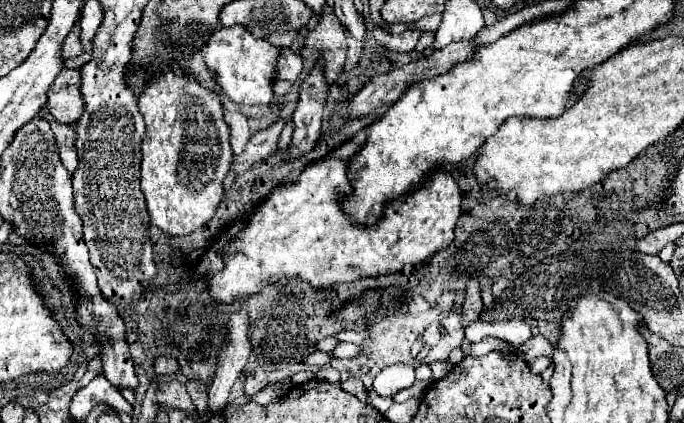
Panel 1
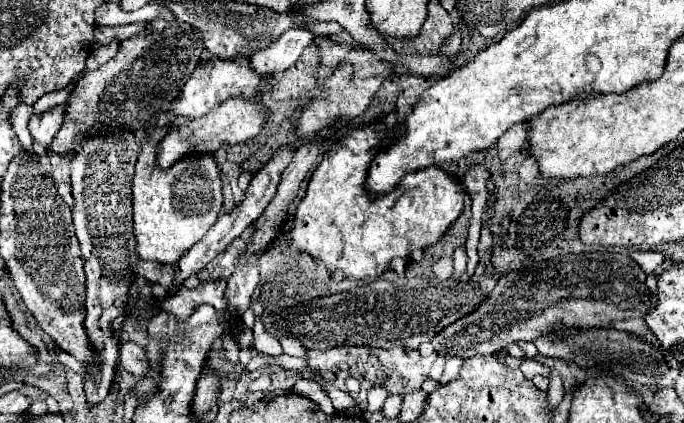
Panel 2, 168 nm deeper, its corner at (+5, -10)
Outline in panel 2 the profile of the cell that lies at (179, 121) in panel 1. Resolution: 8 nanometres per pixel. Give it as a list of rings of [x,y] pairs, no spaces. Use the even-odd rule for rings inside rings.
[[[154,126],[142,140],[142,152],[136,162],[132,180],[132,220],[136,252],[142,260],[176,264],[192,244],[200,242],[204,234],[218,220],[222,210],[222,182],[214,156],[188,156],[174,164],[170,170],[156,166],[156,146],[168,126]]]

